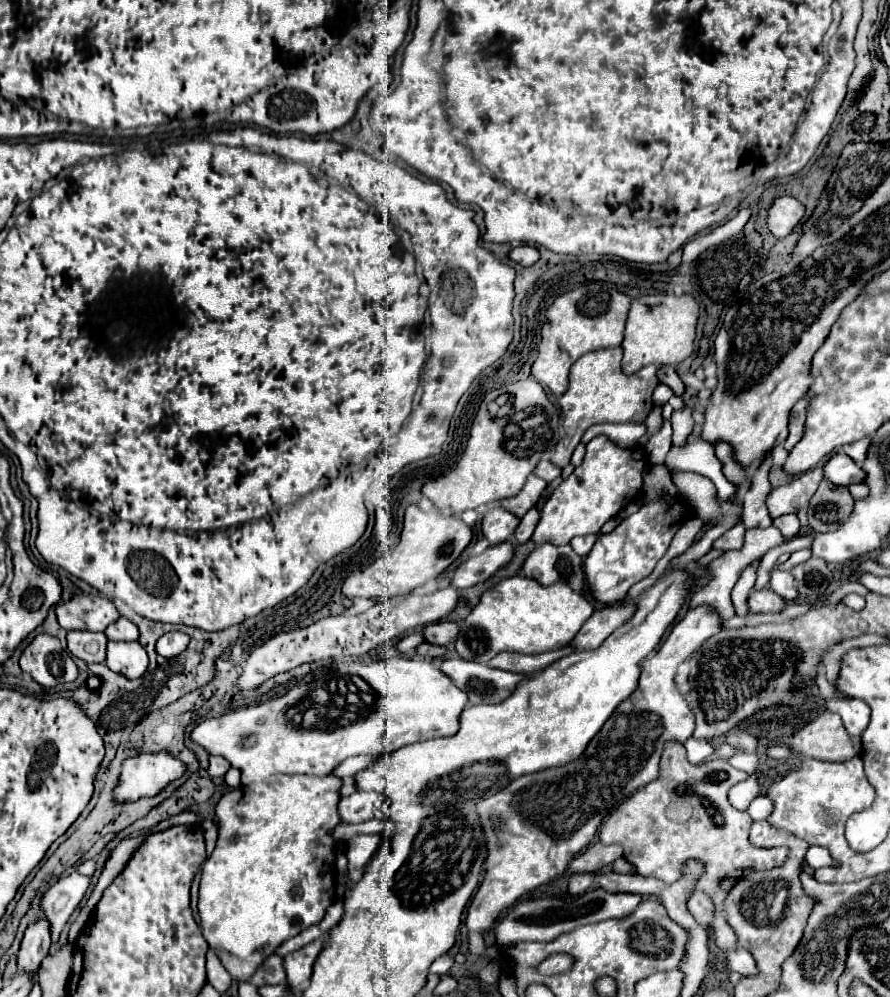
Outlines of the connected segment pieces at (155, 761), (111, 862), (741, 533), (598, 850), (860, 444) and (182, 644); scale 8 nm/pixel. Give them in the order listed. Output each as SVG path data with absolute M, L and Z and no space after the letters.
M165 751L155 755L139 753L131 759L125 759L115 797L117 801L137 801L139 797L155 795L163 791L169 781L181 777L183 771L183 763Z
M141 835L141 837L137 837L135 841L121 841L113 851L111 851L111 855L107 857L107 861L105 861L104 870L101 873L101 877L99 877L99 881L97 881L97 885L95 885L95 889L93 889L93 893L91 893L91 897L87 899L87 903L85 903L85 907L81 909L81 913L79 913L79 917L77 917L77 921L71 925L71 933L69 933L69 943L75 943L77 941L77 937L83 933L83 929L85 929L85 925L87 925L87 921L91 919L91 915L93 915L93 911L95 911L95 907L97 907L97 903L101 901L101 897L103 897L103 891L105 891L105 887L117 877L117 875L123 870L127 861L129 861L129 855L133 853L133 847L137 847L137 843L141 843L145 839L145 835Z
M737 523L733 529L727 531L727 535L721 535L713 547L721 549L721 551L729 551L729 549L741 549L743 547L743 537L745 537L745 527L743 523Z
M595 841L593 845L589 845L583 853L579 853L571 861L569 871L571 873L593 873L593 871L599 871L599 869L611 865L619 857L621 857L621 847L617 847L617 845L603 847L601 841Z
M861 439L861 441L849 443L847 447L843 447L843 453L849 455L849 457L859 465L859 463L863 463L863 459L865 459L867 447L869 447L869 439Z
M173 631L173 633L165 633L159 641L157 641L157 653L161 657L177 657L179 653L183 653L187 649L189 643L189 635L181 633L181 631Z

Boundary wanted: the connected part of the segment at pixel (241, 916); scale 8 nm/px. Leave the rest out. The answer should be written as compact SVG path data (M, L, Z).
M275 775L269 777L261 783L253 783L251 787L239 787L233 789L231 793L223 795L221 801L217 803L217 817L219 817L219 839L213 855L203 863L203 873L201 873L201 885L199 885L199 915L201 915L201 929L203 937L207 939L209 947L213 947L231 973L233 979L237 981L247 981L253 971L269 957L275 953L275 949L299 935L303 929L319 923L323 919L325 909L335 901L335 853L341 851L341 845L331 837L331 831L335 825L339 825L339 815L337 815L337 803L339 803L339 789L341 789L341 779L327 775L327 777L315 777L315 775Z

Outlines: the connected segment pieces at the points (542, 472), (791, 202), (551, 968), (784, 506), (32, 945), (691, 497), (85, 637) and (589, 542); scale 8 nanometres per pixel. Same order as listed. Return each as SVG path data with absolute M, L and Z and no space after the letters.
M541 459L541 461L537 463L537 467L535 467L533 473L535 473L537 477L545 479L547 483L551 483L553 479L557 479L557 477L561 475L561 467L555 467L549 459Z
M779 197L773 201L767 215L767 229L775 237L787 237L801 221L805 207L795 197Z
M559 953L559 955L551 955L547 961L543 961L543 963L539 965L539 971L541 971L543 975L555 975L555 973L567 971L567 969L571 967L571 963L573 963L573 959L571 959L569 955Z
M813 467L813 471L805 471L803 475L793 477L789 483L771 489L767 495L769 515L781 517L785 513L795 513L801 507L807 507L811 495L817 491L823 479L823 467Z
M37 921L35 925L27 927L25 937L21 941L21 949L17 953L17 969L19 971L39 971L43 957L49 953L51 937L49 937L49 923Z
M675 473L673 483L683 495L683 499L697 509L697 515L703 521L713 521L721 515L717 491L707 477L697 473Z
M69 631L67 633L67 649L83 659L85 663L103 663L105 661L105 633L91 631Z
M587 535L587 537L575 537L569 545L581 555L581 557L585 557L589 551L591 551L591 547L593 547L593 543L595 543L595 535Z

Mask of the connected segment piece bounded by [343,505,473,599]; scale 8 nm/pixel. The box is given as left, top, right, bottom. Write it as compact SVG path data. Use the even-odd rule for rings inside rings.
M409 505L405 509L405 525L401 531L399 545L383 553L373 565L363 569L361 573L353 573L343 583L343 595L353 597L395 597L405 595L427 583L429 579L443 573L471 543L473 531L459 517L441 515L439 511L421 511L417 505Z

